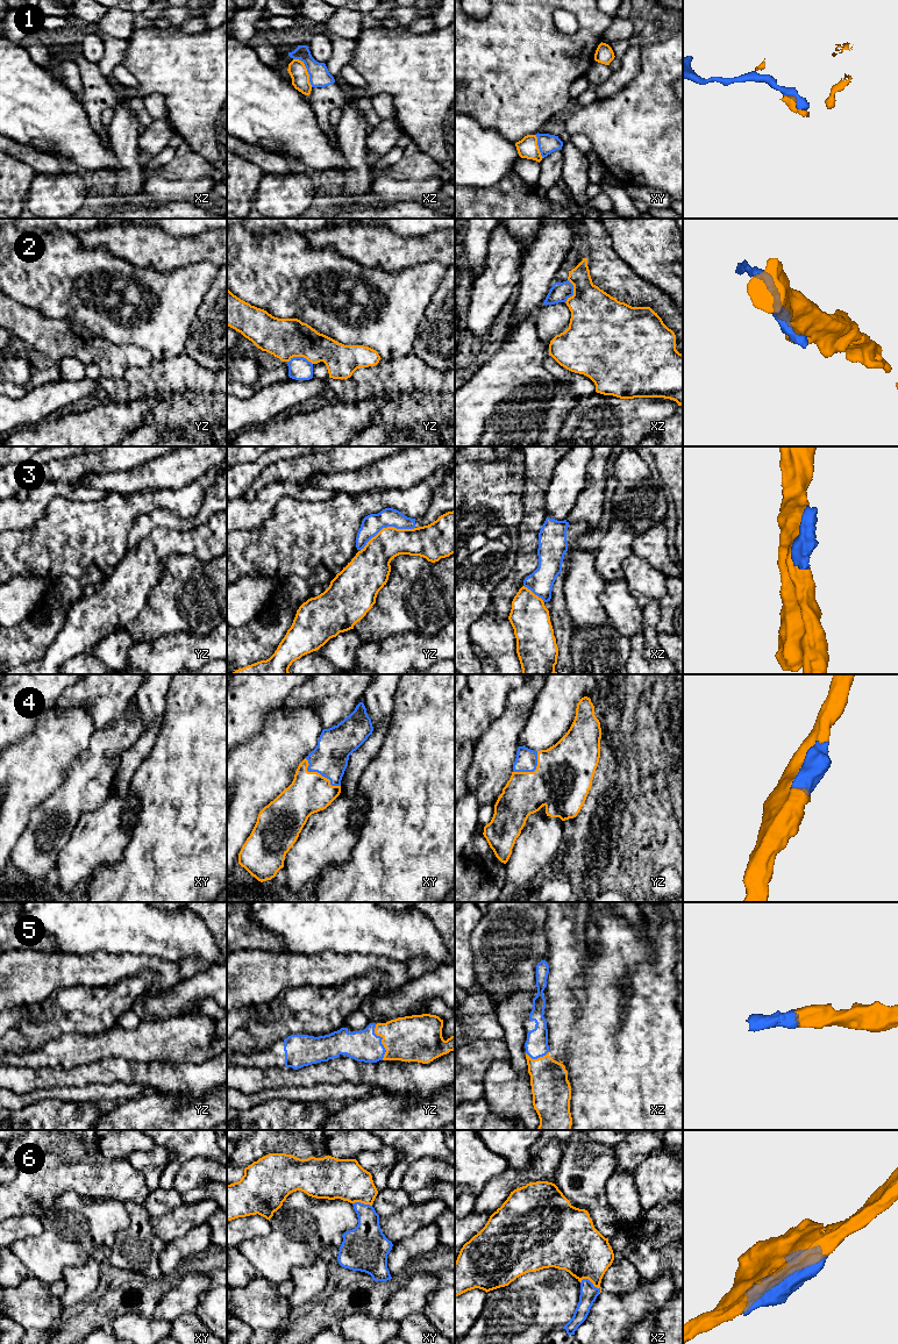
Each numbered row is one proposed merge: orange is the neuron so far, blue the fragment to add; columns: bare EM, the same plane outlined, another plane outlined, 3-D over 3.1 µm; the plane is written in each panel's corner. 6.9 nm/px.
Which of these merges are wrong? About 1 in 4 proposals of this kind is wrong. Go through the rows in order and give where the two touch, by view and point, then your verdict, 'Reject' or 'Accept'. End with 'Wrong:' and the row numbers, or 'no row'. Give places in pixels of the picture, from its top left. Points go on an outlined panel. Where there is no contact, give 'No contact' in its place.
1: Touches orange at xz (306, 70). Reject
2: Touches orange at yz (300, 356). Reject
3: Touches orange at yz (387, 527). Reject
4: Touches orange at xy (319, 773). Accept
5: Touches orange at yz (382, 1042). Accept
6: Touches orange at xz (592, 1282). Reject
Wrong: 1, 2, 3, 6

